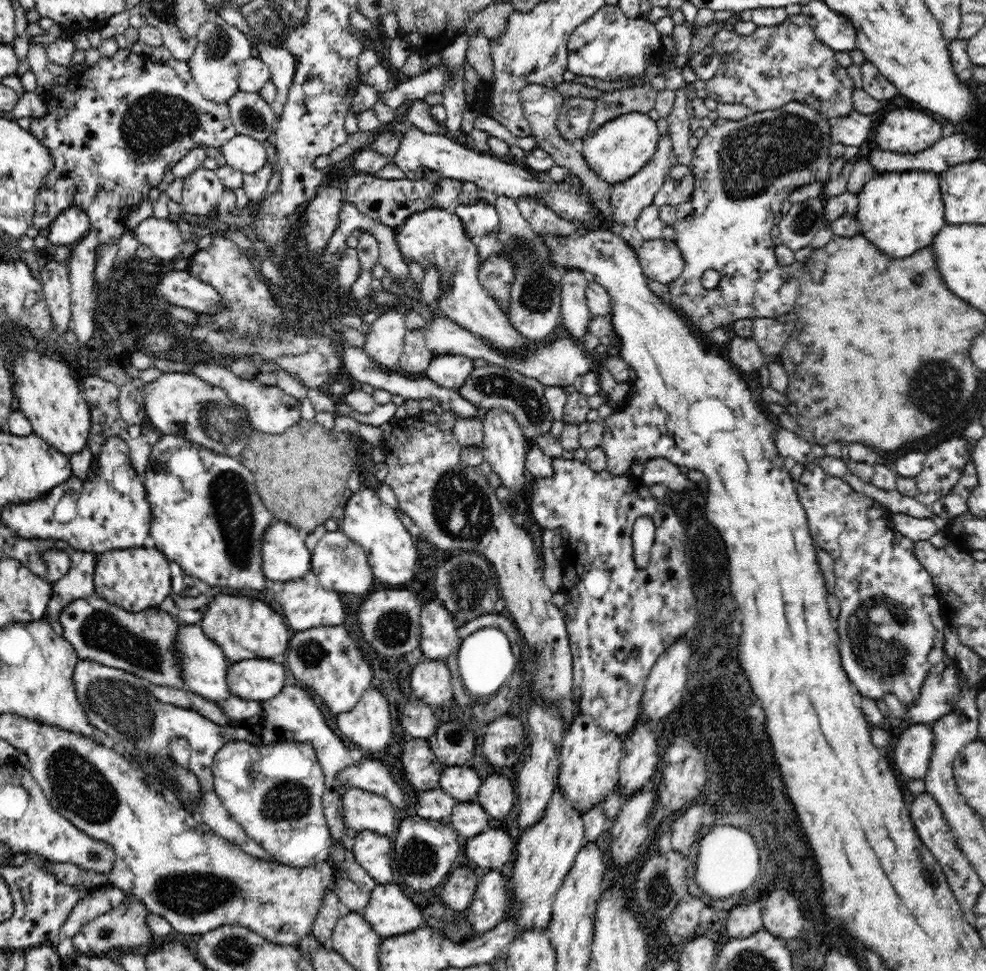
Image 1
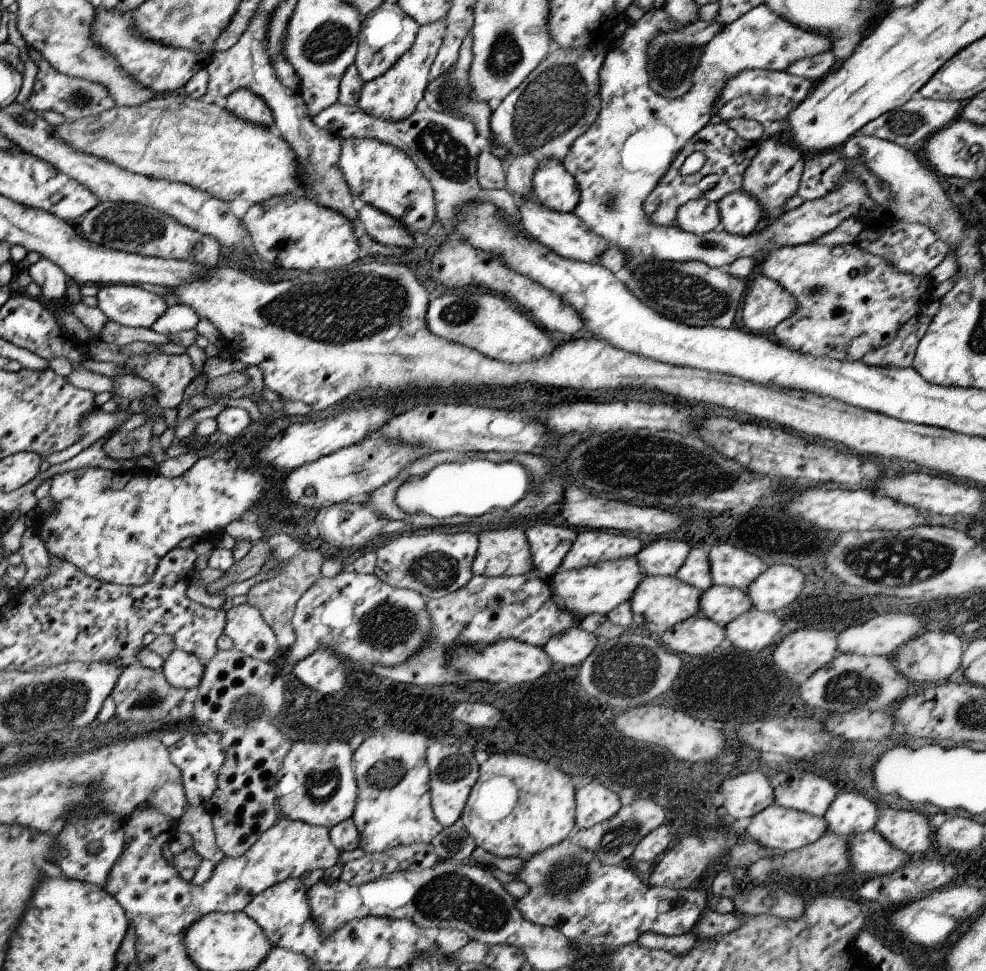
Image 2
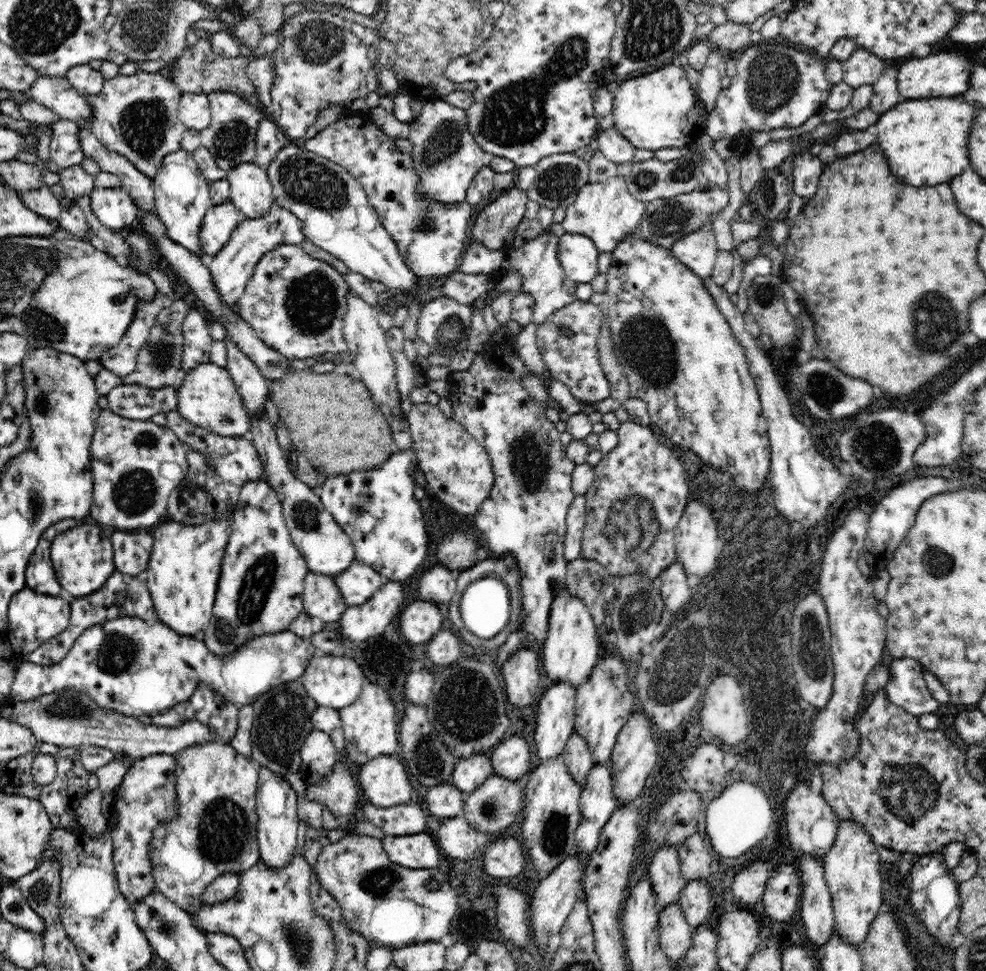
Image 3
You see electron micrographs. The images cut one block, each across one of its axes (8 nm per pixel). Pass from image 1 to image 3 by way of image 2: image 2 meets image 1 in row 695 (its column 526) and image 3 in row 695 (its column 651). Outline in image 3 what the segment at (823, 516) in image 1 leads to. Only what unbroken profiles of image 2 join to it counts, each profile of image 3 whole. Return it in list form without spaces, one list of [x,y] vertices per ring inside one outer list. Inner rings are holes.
[[[892,662],[888,668],[888,680],[882,688],[890,702],[918,718],[934,714],[940,708],[940,702],[932,698],[924,682],[924,670],[920,666],[914,662]]]

